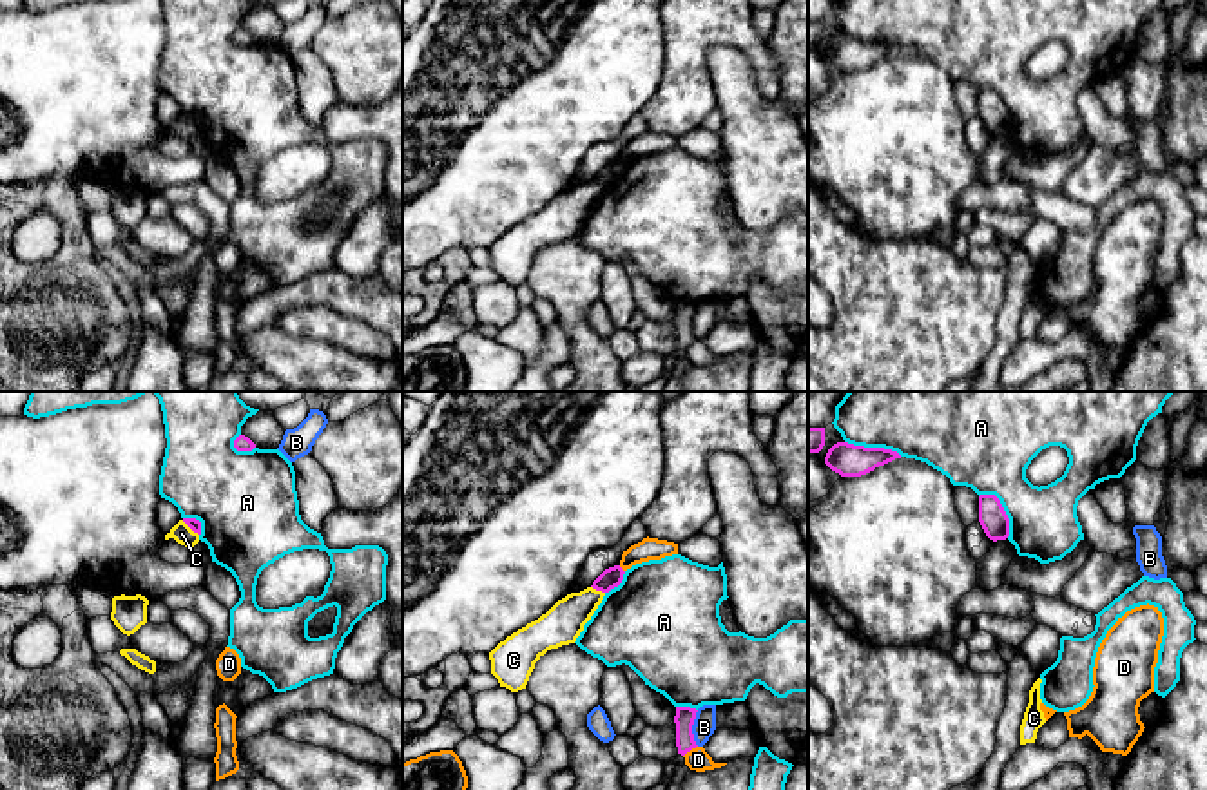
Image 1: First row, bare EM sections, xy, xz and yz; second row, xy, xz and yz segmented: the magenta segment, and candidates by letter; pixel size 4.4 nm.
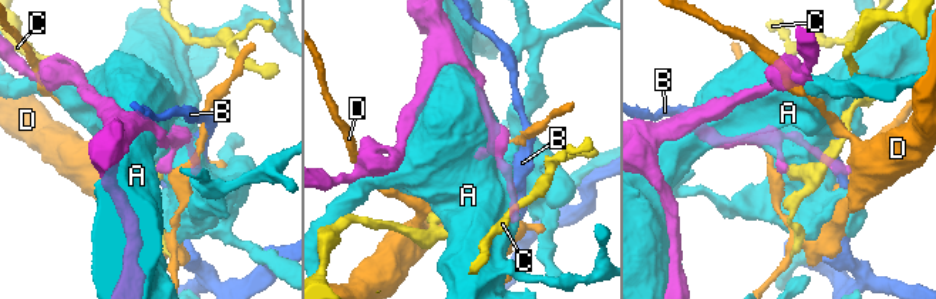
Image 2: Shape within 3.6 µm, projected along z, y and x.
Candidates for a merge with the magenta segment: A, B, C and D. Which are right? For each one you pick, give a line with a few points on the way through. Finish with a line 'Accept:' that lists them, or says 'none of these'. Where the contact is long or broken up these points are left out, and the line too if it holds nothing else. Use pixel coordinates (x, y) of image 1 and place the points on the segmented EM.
Accept: none of these

